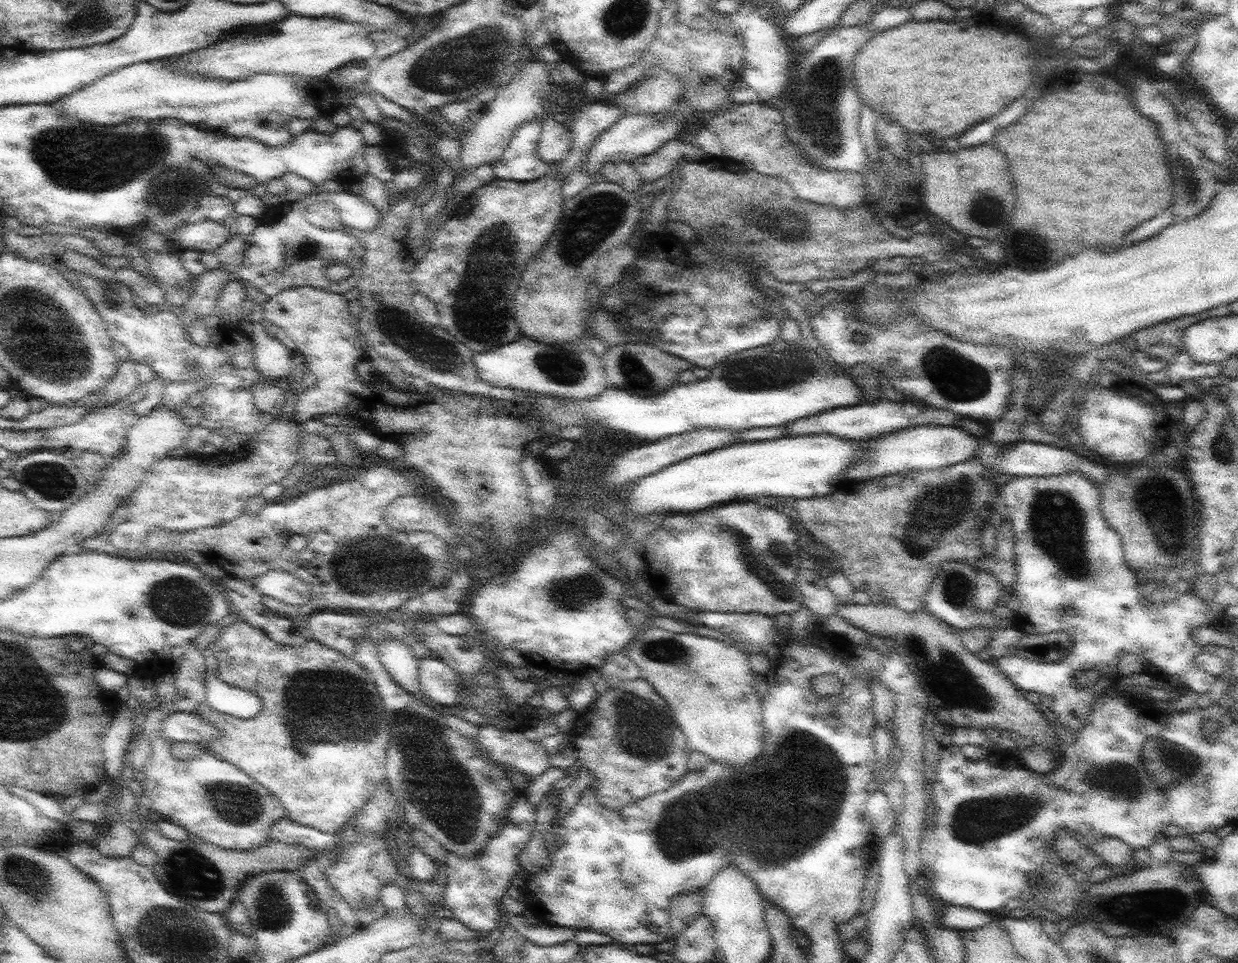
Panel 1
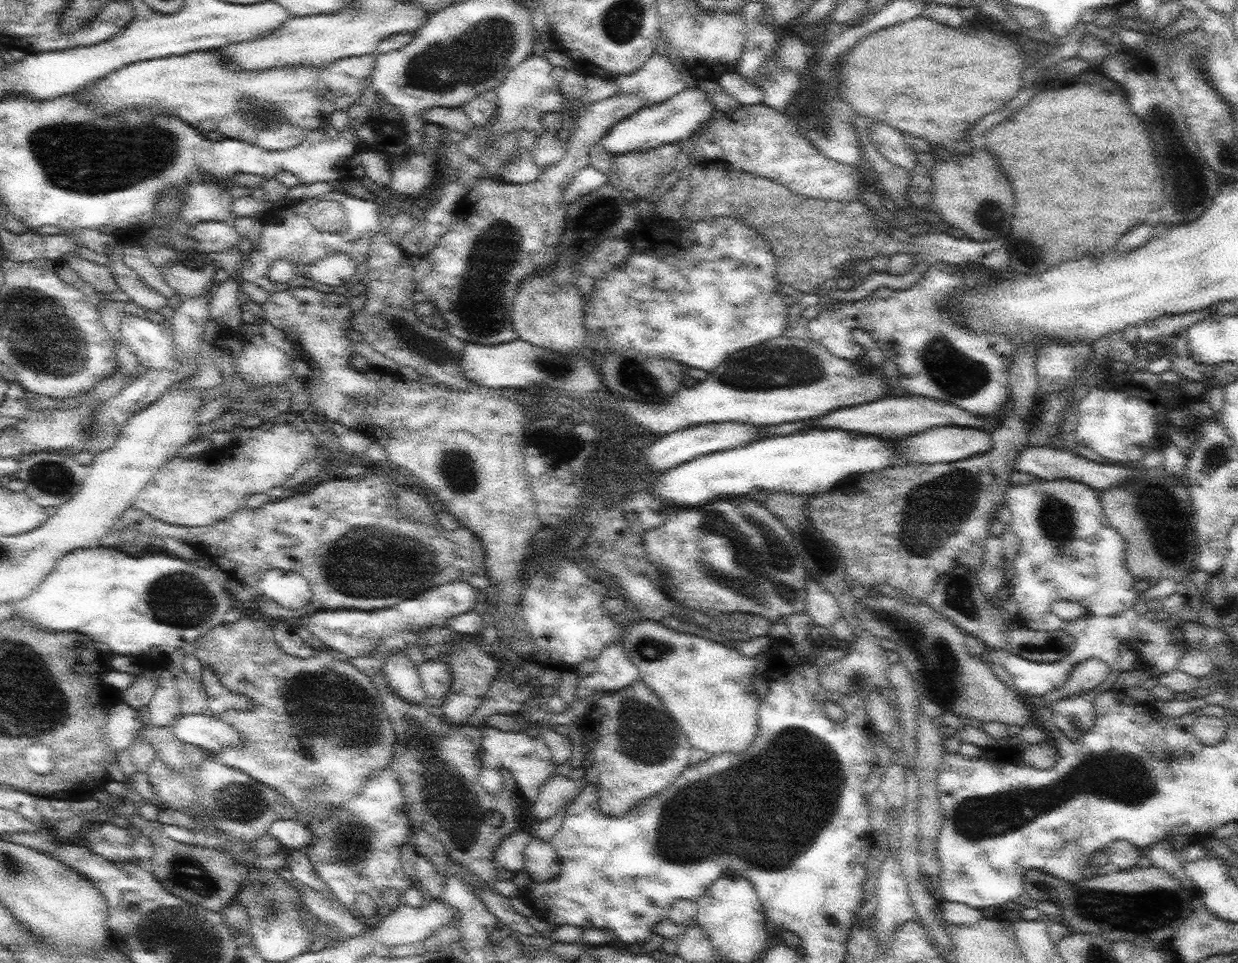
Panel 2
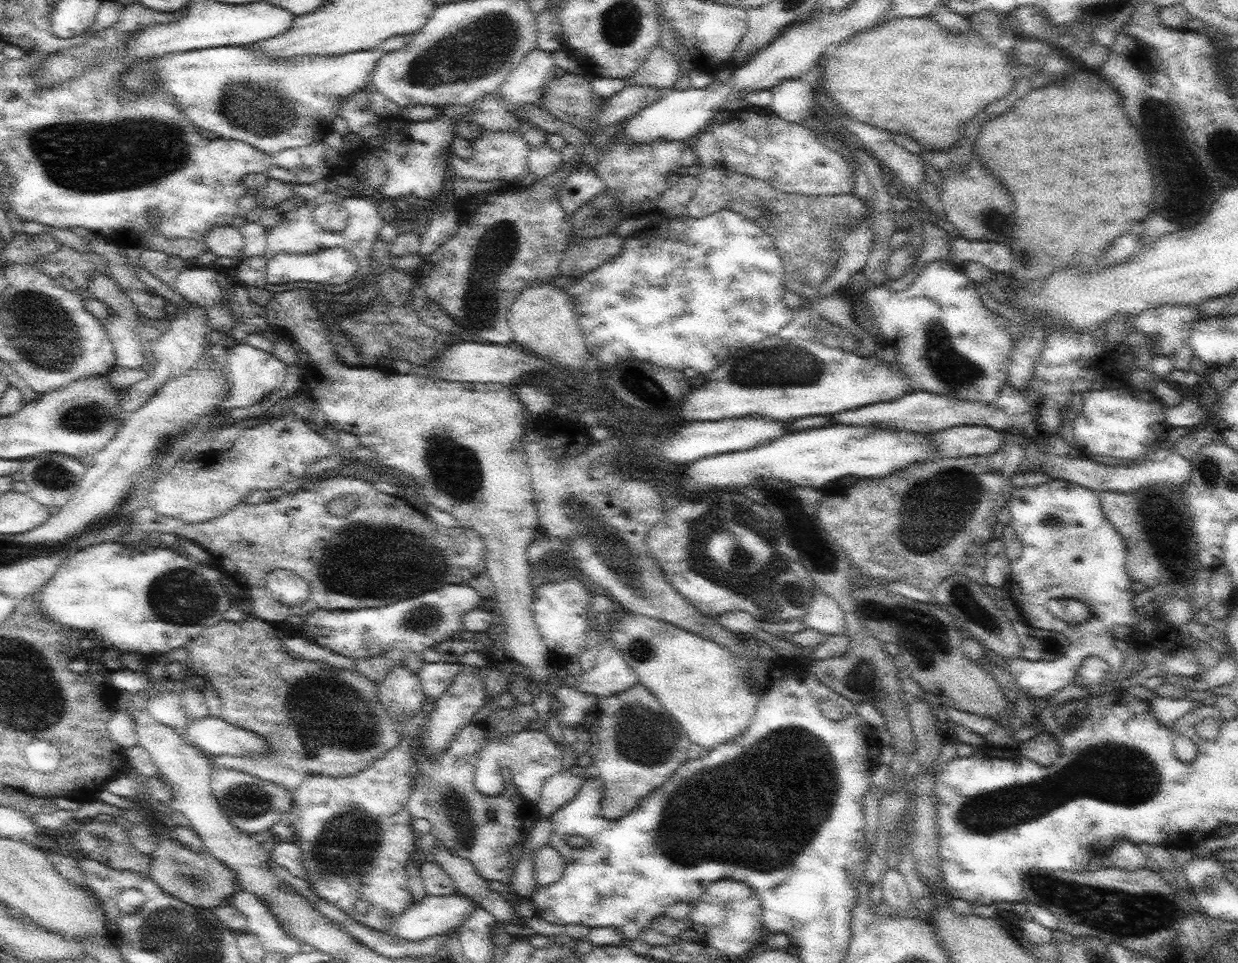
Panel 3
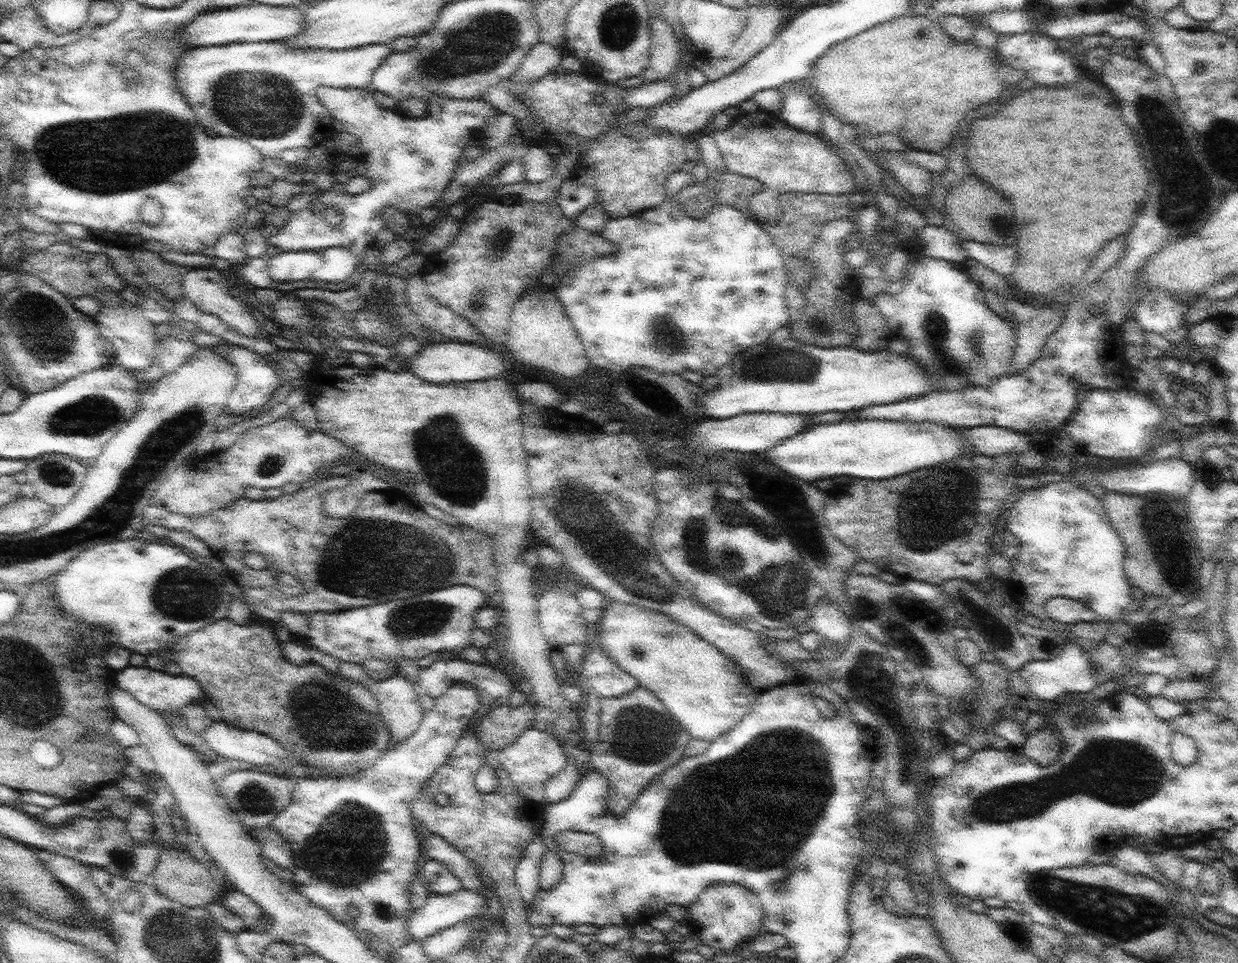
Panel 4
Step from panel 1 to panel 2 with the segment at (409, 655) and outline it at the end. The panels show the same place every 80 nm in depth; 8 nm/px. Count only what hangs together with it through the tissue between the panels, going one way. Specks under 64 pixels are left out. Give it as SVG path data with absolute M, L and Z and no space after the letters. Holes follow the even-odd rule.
M397 652L384 659L382 671L390 689L403 698L404 702L410 704L425 702L425 689L419 676L419 666L406 656L406 652Z

